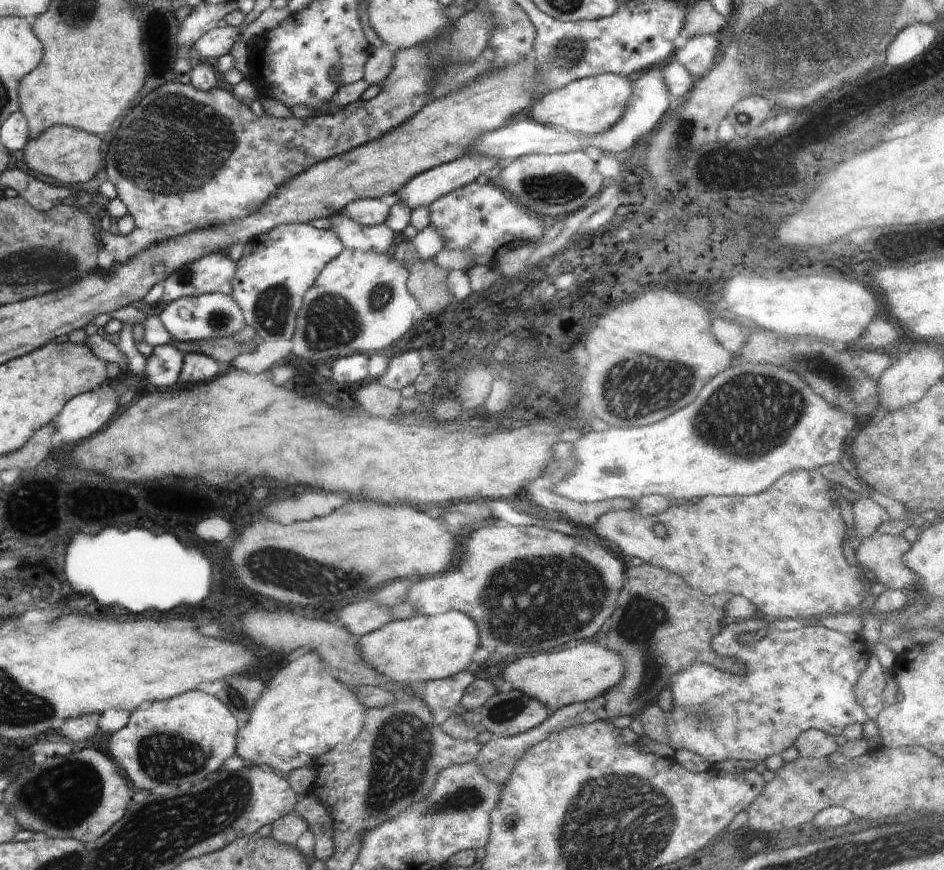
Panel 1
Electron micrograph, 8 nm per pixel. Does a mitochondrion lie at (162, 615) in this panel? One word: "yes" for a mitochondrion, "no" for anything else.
no

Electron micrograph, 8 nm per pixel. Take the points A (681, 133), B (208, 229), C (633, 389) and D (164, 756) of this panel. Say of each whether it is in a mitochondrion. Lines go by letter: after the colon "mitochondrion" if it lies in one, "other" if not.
A: mitochondrion
B: other
C: mitochondrion
D: mitochondrion

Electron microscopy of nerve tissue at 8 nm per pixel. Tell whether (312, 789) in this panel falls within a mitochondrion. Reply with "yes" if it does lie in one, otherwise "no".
no

